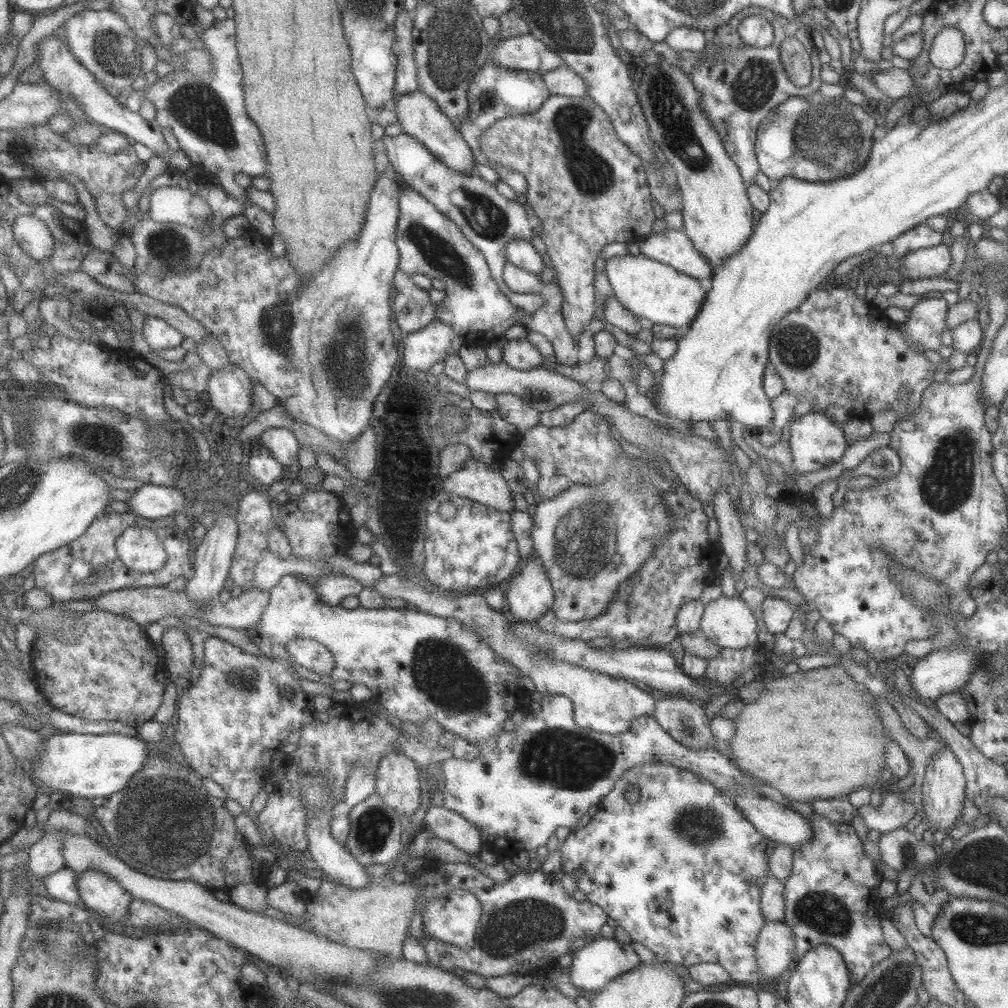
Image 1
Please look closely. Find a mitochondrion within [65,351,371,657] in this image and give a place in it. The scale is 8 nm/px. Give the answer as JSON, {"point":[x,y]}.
{"point":[102,440]}

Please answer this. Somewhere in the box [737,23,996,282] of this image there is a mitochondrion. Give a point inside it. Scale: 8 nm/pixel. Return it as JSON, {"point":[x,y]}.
{"point":[819,139]}

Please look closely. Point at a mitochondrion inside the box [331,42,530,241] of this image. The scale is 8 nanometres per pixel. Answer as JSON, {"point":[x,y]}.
{"point":[485,100]}

